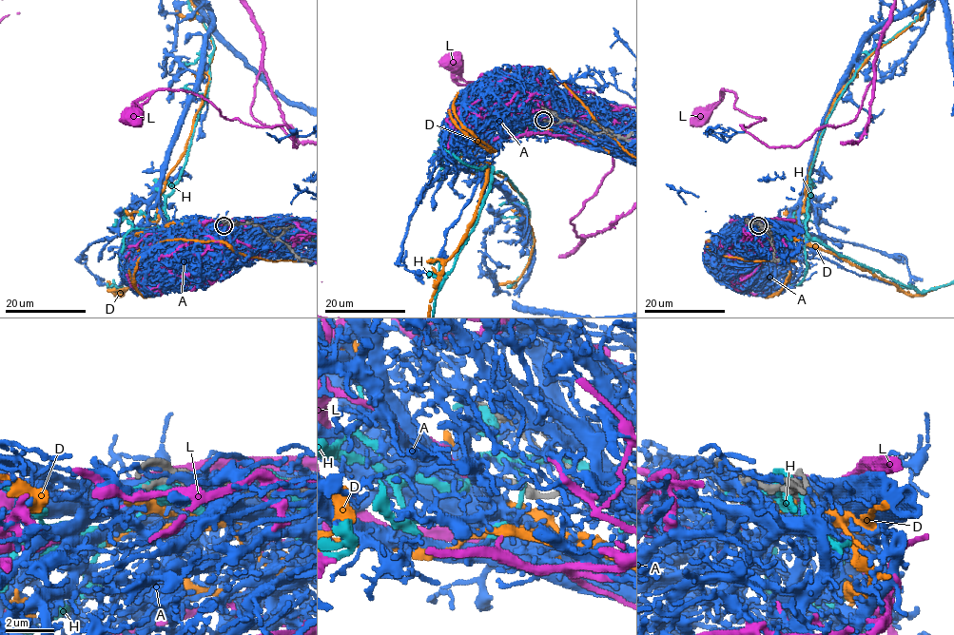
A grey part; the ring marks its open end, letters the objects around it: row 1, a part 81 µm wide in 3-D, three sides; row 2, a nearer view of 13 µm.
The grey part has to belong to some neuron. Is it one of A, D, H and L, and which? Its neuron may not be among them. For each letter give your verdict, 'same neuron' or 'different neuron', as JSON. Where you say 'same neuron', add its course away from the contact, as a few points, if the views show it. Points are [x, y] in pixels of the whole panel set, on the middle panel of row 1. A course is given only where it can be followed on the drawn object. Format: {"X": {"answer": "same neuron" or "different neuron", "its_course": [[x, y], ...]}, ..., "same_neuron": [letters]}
{"A": {"answer": "different neuron"}, "D": {"answer": "different neuron"}, "H": {"answer": "different neuron"}, "L": {"answer": "same neuron"}, "same_neuron": ["L"]}

